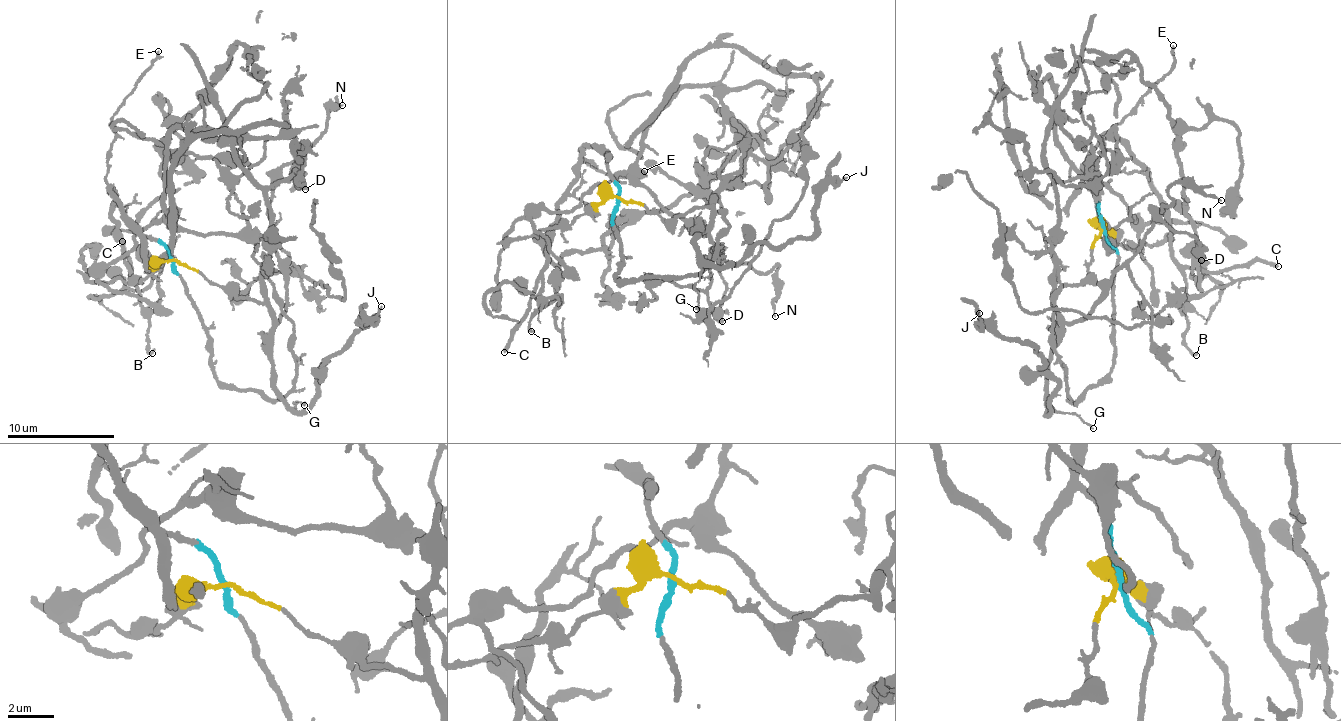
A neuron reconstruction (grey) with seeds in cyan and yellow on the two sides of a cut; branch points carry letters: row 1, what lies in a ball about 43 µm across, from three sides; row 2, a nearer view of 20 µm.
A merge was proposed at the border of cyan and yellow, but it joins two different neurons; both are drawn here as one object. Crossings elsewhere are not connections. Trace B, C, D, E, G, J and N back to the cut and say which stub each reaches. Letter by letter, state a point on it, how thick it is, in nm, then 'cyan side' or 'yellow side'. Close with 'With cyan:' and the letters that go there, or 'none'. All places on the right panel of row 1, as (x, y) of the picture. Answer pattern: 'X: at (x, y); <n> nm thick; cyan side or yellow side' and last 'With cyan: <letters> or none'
B: at (1196, 355); 200 nm thick; cyan side
C: at (1278, 266); 240 nm thick; cyan side
D: at (1201, 260); 500 nm thick; yellow side
E: at (1173, 45); 220 nm thick; cyan side
G: at (1093, 428); 120 nm thick; yellow side
J: at (979, 313); 150 nm thick; yellow side
N: at (1221, 200); 130 nm thick; yellow side
With cyan: B, C, E

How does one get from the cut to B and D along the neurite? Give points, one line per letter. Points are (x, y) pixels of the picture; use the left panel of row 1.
B: (172, 259), (169, 247), (120, 210), (110, 188), (117, 203), (110, 220), (153, 353)
D: (171, 260), (264, 304), (275, 323), (287, 284), (268, 216), (272, 184), (296, 172), (296, 184), (306, 189)

